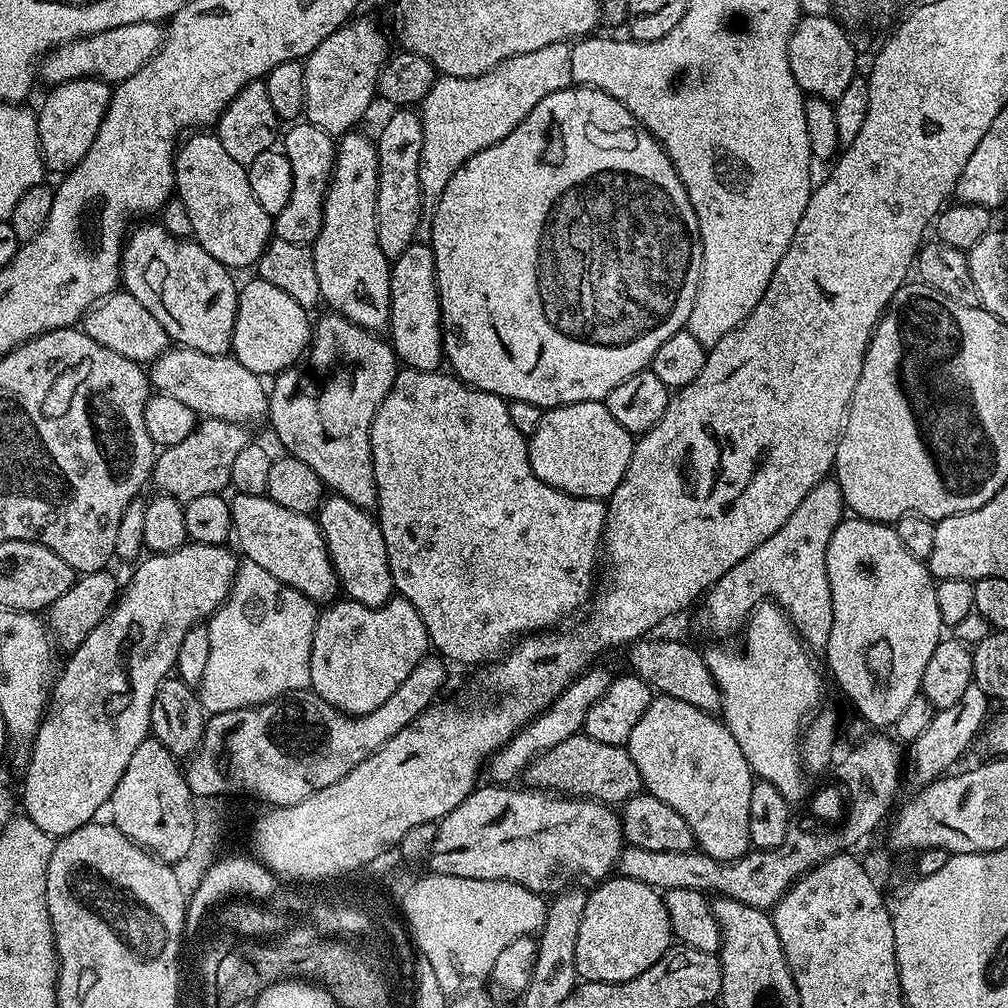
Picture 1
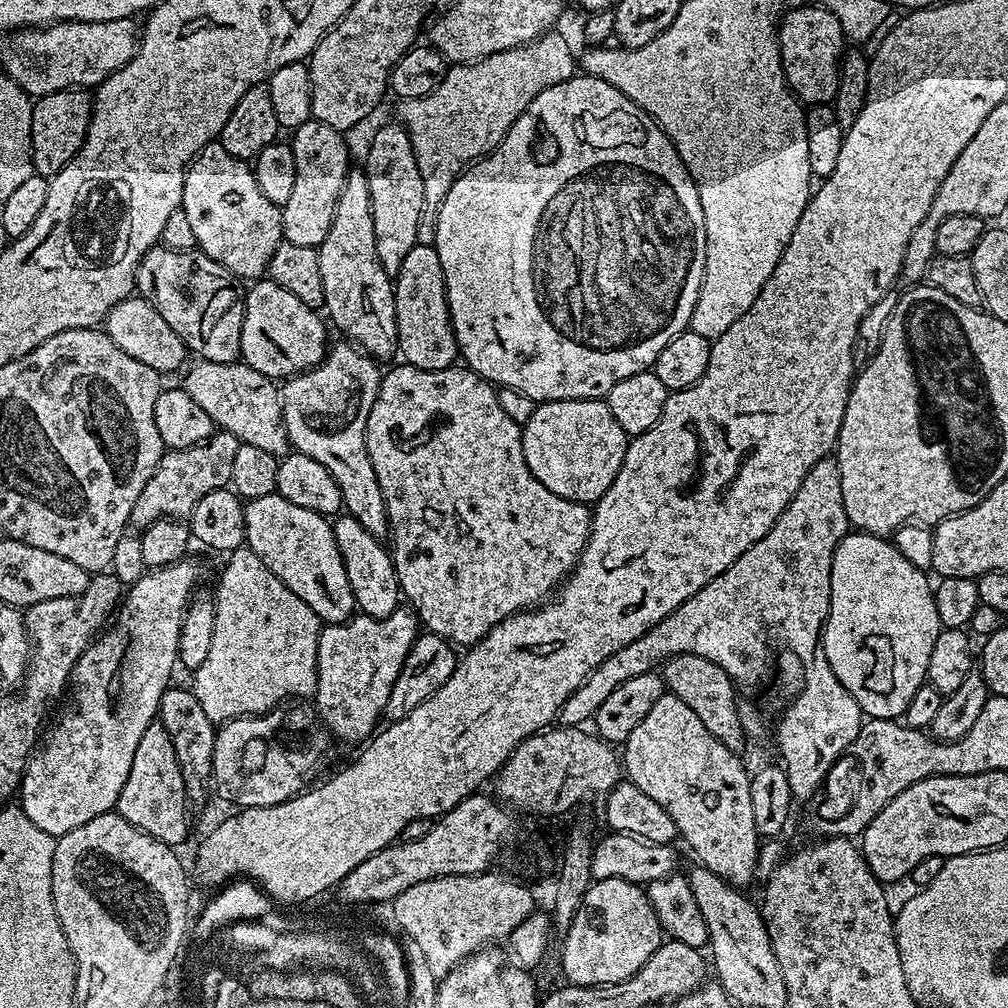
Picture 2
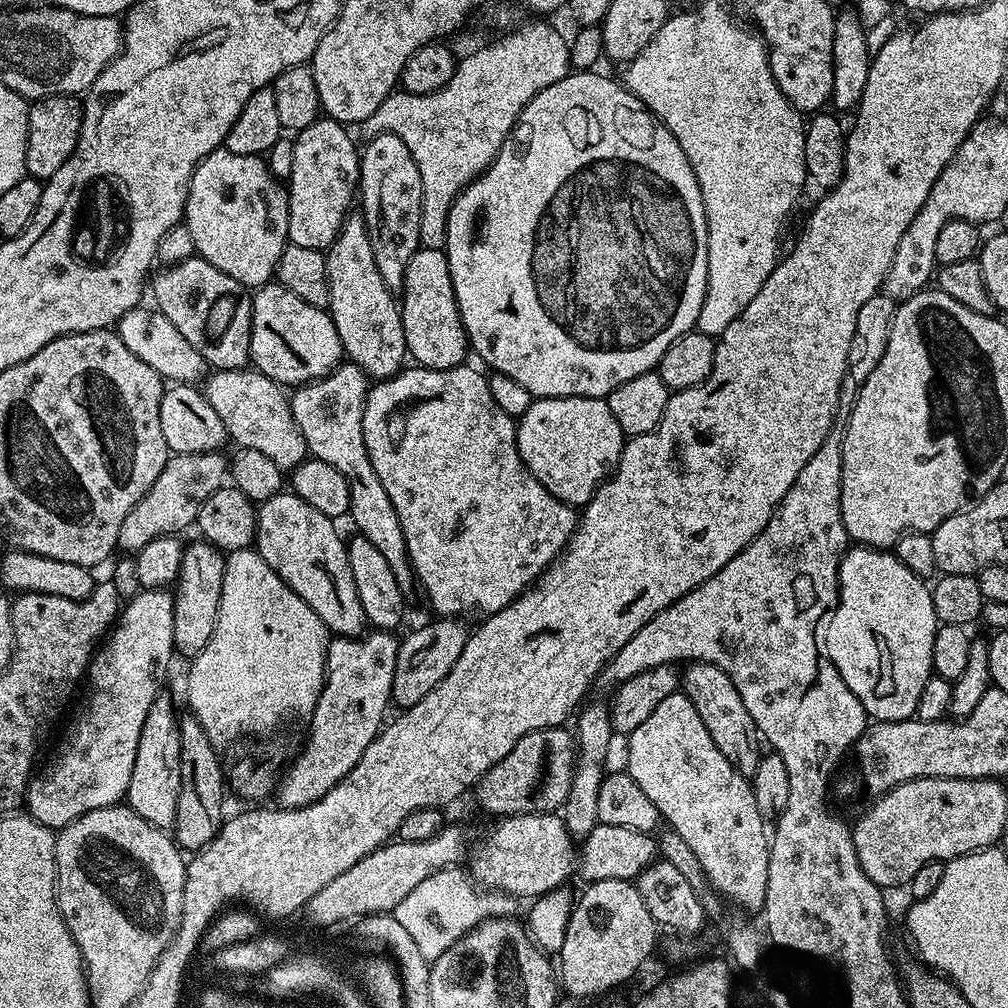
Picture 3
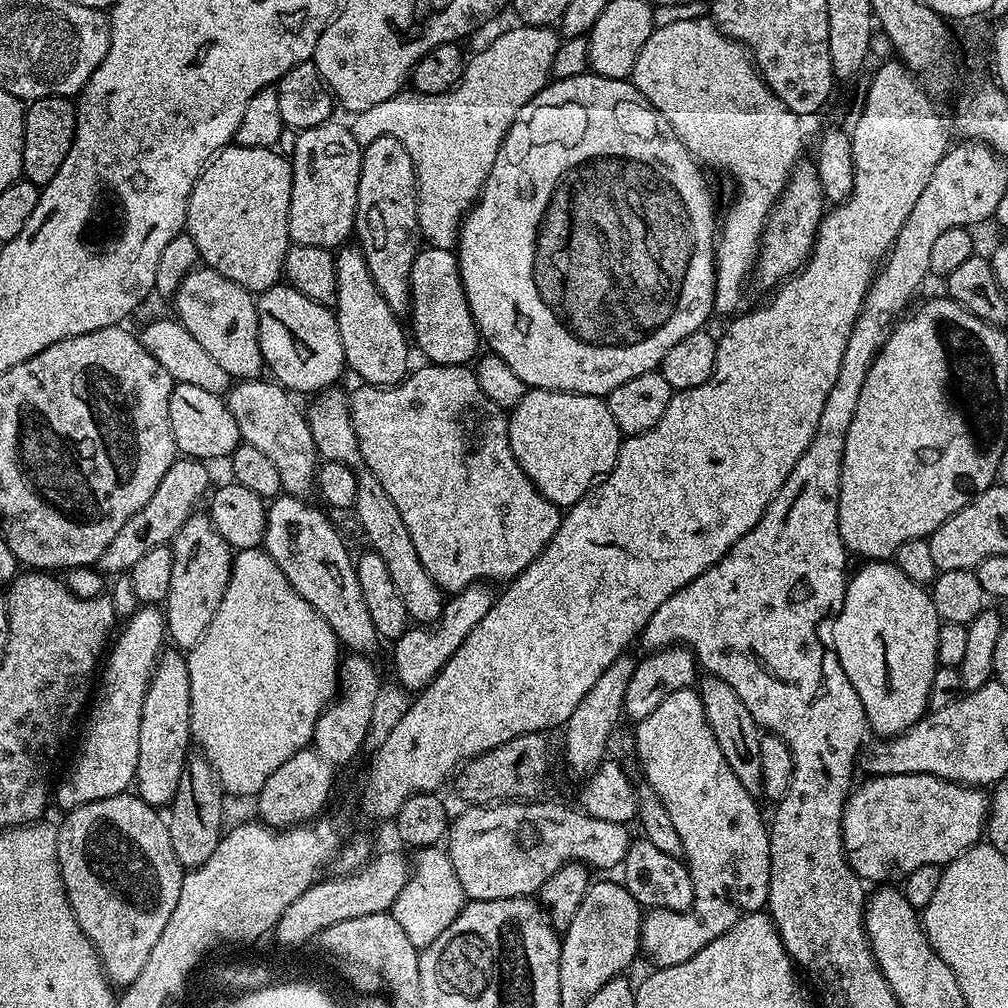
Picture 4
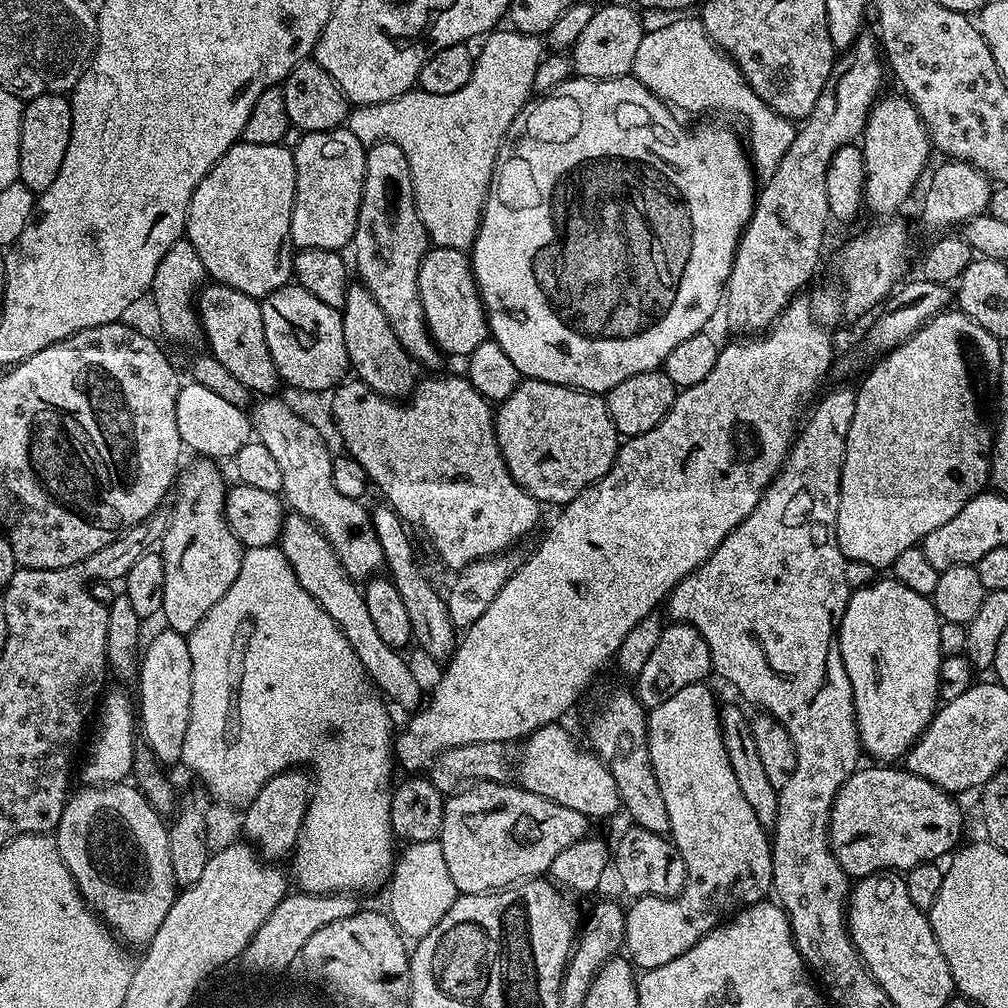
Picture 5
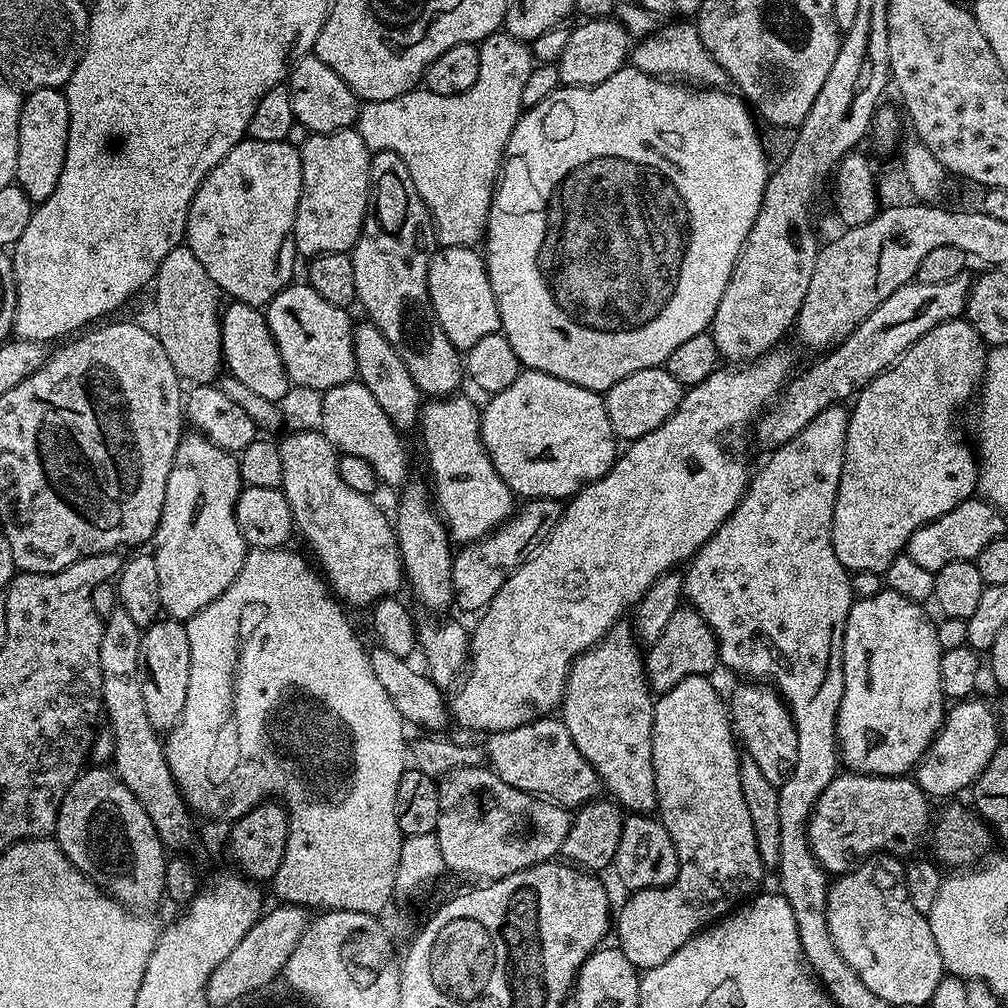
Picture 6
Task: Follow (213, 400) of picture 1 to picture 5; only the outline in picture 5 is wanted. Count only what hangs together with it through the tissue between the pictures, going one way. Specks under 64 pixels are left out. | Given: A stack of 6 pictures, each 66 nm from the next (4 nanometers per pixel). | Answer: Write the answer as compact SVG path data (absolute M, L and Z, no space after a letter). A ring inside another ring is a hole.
M276 398L257 399L260 401L251 405L250 419L255 439L270 450L282 469L282 496L287 507L308 519L325 536L348 576L356 582L375 577L381 571L384 555L372 529L369 509L364 509L359 500L338 494L332 478L333 453L328 452L319 430L312 428L311 422L303 420L286 401L272 399Z

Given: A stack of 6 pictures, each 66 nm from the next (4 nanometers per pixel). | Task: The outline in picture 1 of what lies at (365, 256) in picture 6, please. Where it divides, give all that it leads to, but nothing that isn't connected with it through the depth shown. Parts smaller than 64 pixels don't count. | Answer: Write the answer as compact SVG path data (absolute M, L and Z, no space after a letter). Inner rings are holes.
M404 106L393 112L396 113L385 122L380 137L377 135L374 140L378 154L378 246L382 246L382 254L386 254L389 261L398 259L402 250L416 240L422 211L418 166L424 137L424 121L411 107Z

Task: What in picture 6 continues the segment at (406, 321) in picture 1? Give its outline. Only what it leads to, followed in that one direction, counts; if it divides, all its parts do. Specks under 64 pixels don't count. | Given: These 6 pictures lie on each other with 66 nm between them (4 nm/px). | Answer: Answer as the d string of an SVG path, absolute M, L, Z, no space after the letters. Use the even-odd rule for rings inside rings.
M444 248L432 253L428 262L428 297L446 338L457 350L466 350L486 334L501 331L488 265L476 248Z

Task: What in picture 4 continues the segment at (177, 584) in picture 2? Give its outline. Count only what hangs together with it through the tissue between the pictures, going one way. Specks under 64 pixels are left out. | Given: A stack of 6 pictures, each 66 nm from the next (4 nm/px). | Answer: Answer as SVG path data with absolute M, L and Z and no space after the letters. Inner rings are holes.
M140 606L123 626L125 628L121 630L120 637L119 632L115 637L116 645L114 640L103 661L98 687L86 712L88 725L84 728L80 757L72 764L68 784L60 784L57 788L55 785L54 804L61 810L77 808L86 802L98 802L102 798L123 796L133 787L136 779L142 702L146 698L148 680L156 668L156 659L162 651L160 643L166 640L166 625L159 607Z

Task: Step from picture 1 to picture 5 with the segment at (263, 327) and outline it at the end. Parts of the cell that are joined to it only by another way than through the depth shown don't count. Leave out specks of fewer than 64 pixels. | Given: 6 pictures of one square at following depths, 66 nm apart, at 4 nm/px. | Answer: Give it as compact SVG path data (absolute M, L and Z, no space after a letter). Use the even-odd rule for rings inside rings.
M295 282L263 297L260 309L262 326L266 330L266 346L270 346L270 358L274 358L274 366L285 385L301 388L304 392L327 393L349 375L341 309L326 306L326 302L314 298L310 290Z

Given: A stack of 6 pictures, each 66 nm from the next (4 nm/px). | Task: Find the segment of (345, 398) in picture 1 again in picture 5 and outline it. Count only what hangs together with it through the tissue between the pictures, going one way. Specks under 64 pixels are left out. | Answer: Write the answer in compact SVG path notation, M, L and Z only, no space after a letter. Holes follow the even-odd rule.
M391 506L383 507L371 509L372 529L378 538L378 546L382 546L384 555L382 564L386 569L386 575L398 590L406 611L410 613L413 641L417 645L420 643L421 650L430 659L440 660L439 662L447 661L458 643L458 630L452 624L448 613L448 601L442 592L428 581L427 574L420 569L420 560L416 557L416 550L412 546L413 533L409 525L405 524L402 517Z

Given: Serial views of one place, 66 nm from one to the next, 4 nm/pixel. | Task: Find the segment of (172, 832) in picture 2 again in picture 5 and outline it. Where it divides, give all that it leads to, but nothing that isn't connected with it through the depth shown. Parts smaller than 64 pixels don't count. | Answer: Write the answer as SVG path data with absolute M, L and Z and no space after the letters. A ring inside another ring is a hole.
M167 626L161 629L149 644L147 641L143 645L142 655L138 660L138 732L146 748L153 753L157 761L167 766L180 760L182 742L190 726L192 663L187 635Z

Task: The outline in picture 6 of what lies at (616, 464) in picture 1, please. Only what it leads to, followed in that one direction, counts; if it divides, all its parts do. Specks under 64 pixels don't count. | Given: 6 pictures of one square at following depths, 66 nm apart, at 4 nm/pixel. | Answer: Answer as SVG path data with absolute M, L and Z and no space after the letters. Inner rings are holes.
M531 370L521 371L518 378L514 378L511 386L506 386L506 390L495 393L491 397L492 400L488 405L483 405L480 413L480 437L484 443L484 449L488 451L490 462L494 462L494 470L498 470L498 474L502 478L502 482L506 482L506 486L510 486L510 490L520 498L539 498L541 500L559 500L571 498L576 495L580 489L588 484L593 484L595 480L603 478L612 468L613 462L618 455L617 437L612 434L610 426L610 418L608 411L604 405L604 396L599 392L591 392L588 388L583 388L577 384L566 382L557 376L551 376L545 372L533 372Z

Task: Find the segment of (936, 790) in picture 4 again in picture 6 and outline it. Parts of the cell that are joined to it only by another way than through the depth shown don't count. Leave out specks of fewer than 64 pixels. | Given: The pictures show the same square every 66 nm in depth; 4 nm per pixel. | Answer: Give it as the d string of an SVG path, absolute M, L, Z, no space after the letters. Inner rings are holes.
M841 771L822 790L818 802L808 819L808 844L814 858L825 872L843 874L851 872L857 864L877 854L891 854L897 858L907 857L920 844L920 839L927 837L933 823L930 797L916 784L915 779L903 776L868 776L864 772Z

